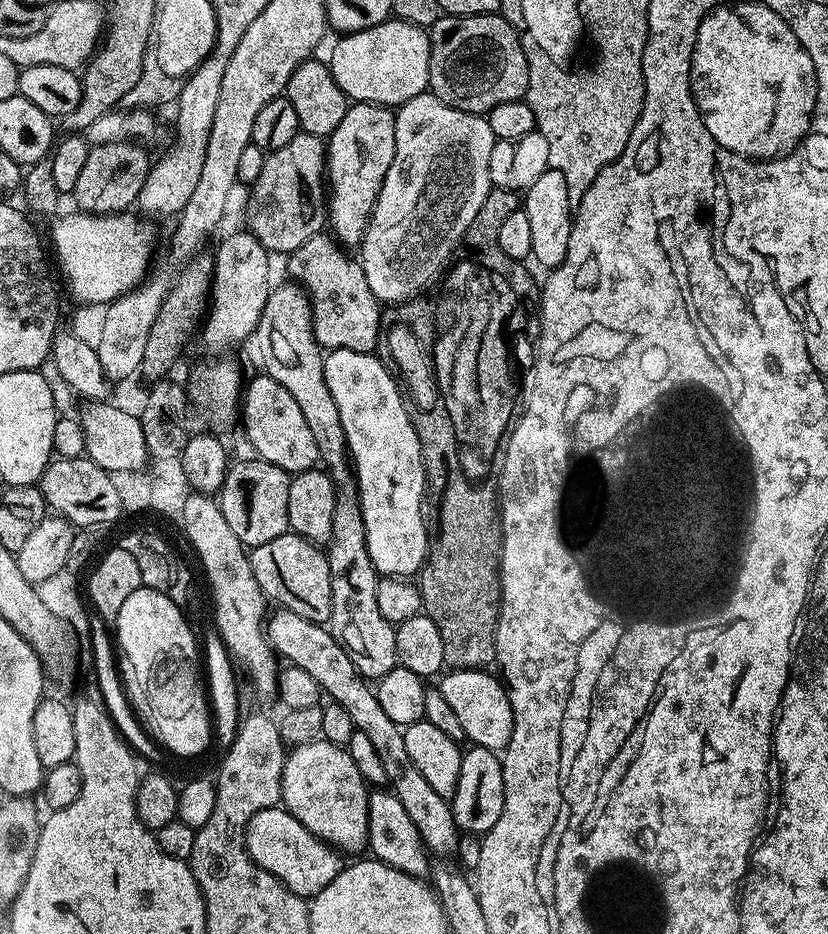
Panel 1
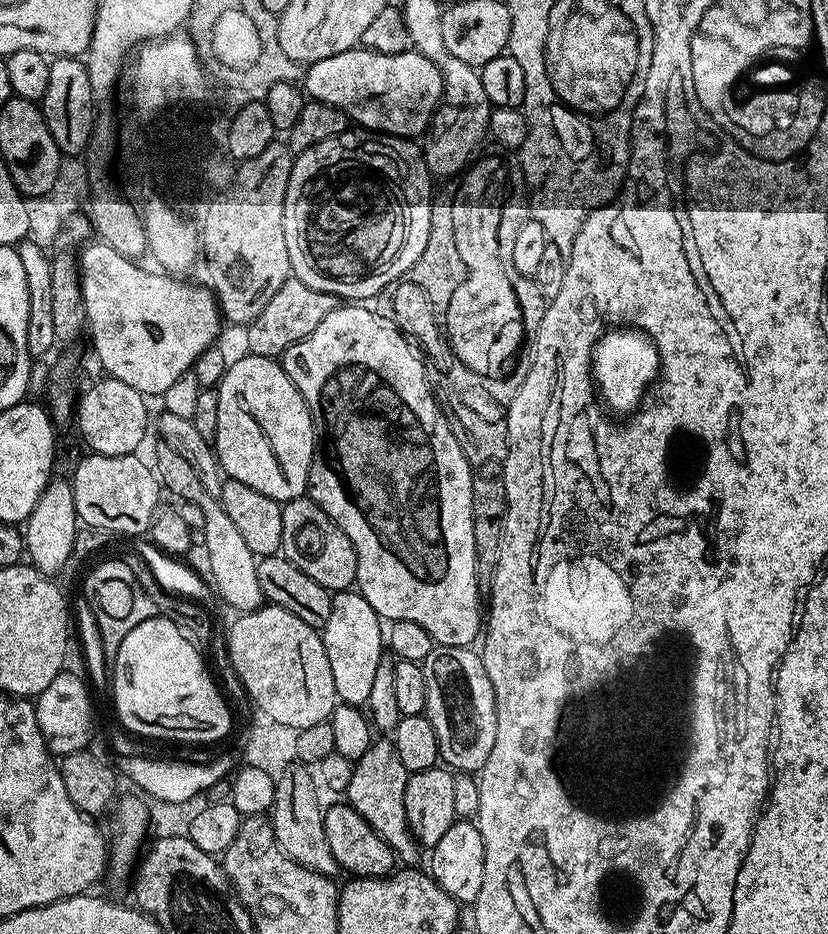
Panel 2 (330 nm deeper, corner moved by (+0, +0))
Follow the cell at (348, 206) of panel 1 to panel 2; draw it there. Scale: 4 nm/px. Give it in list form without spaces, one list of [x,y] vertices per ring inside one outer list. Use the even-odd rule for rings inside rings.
[[[349,130],[340,136],[330,138],[310,150],[299,153],[293,159],[290,186],[286,186],[286,210],[284,211],[284,233],[286,234],[286,250],[290,254],[292,276],[306,282],[314,290],[322,290],[326,294],[339,298],[344,302],[368,302],[371,296],[376,296],[384,287],[395,285],[404,278],[407,271],[414,266],[426,249],[426,242],[430,235],[431,208],[433,201],[424,200],[424,192],[420,184],[412,180],[412,160],[403,156],[396,149],[397,141],[392,138],[381,138],[376,134],[365,134],[360,130]]]

